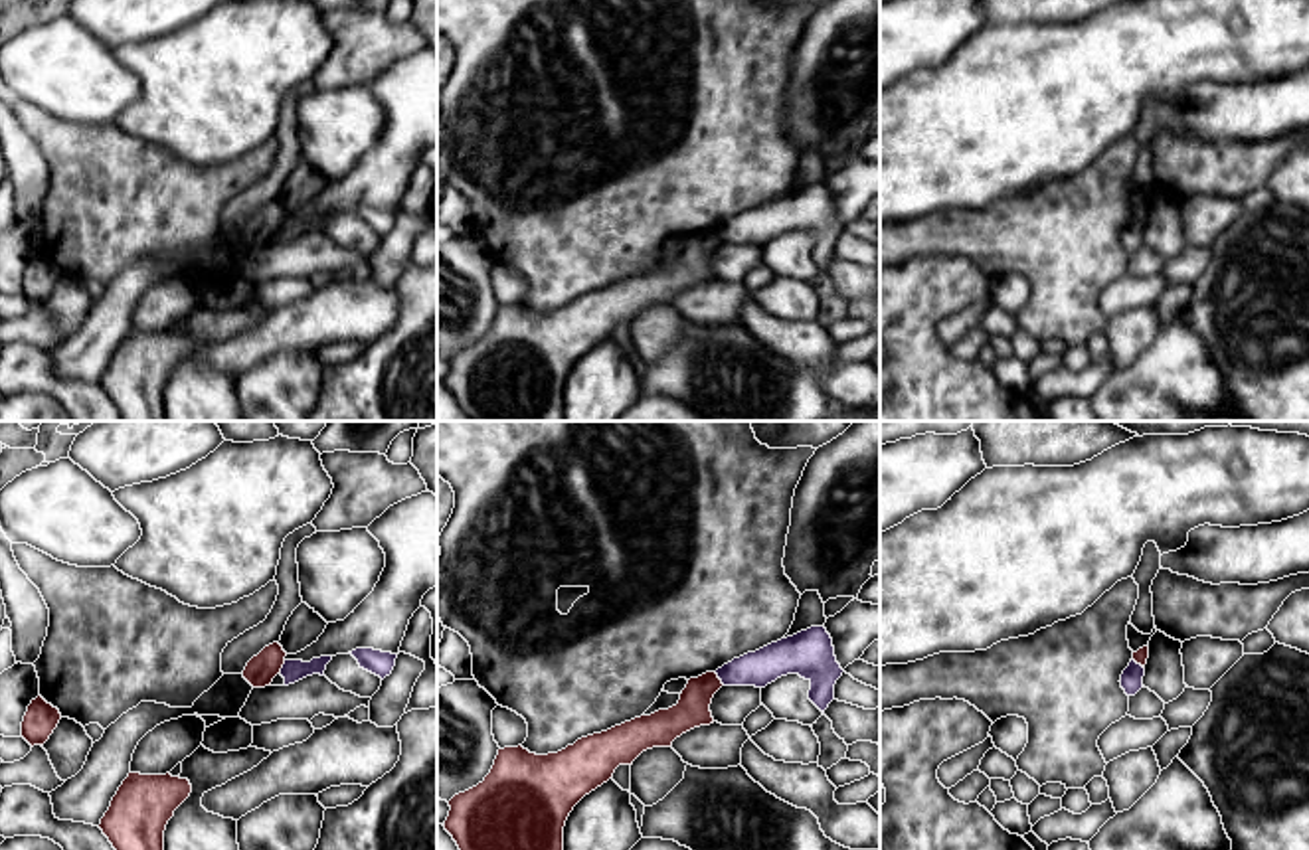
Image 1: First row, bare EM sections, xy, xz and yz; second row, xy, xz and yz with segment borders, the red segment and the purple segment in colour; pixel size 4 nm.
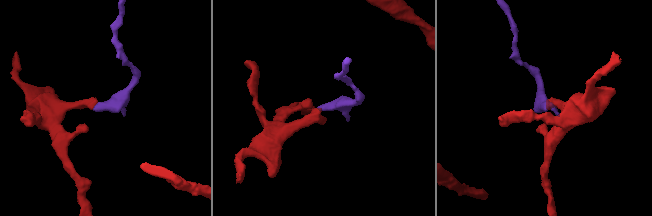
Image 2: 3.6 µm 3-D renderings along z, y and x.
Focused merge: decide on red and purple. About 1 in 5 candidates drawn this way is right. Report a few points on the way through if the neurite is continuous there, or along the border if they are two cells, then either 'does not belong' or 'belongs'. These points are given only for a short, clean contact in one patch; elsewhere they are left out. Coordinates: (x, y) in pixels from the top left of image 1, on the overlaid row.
along xz (714, 673), (724, 684) | does not belong

